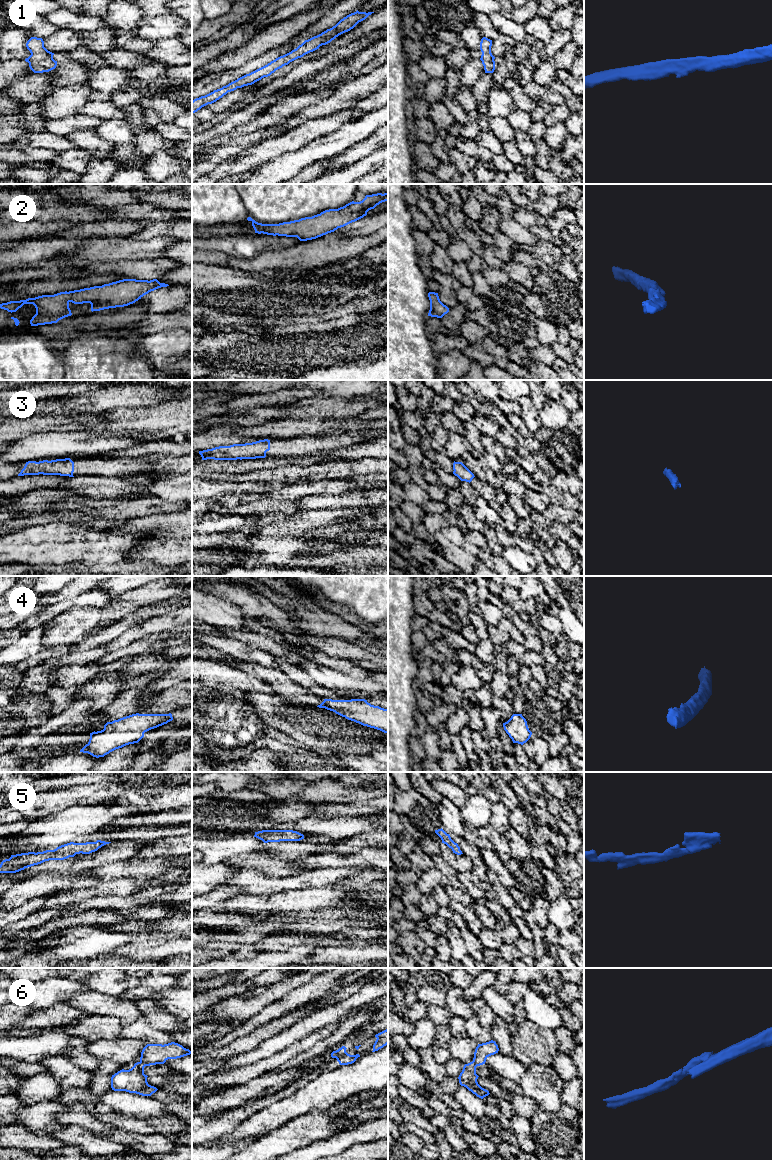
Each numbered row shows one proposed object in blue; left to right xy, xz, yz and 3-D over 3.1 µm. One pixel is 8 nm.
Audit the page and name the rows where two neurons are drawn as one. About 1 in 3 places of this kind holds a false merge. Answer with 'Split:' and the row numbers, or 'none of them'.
Split: 6

